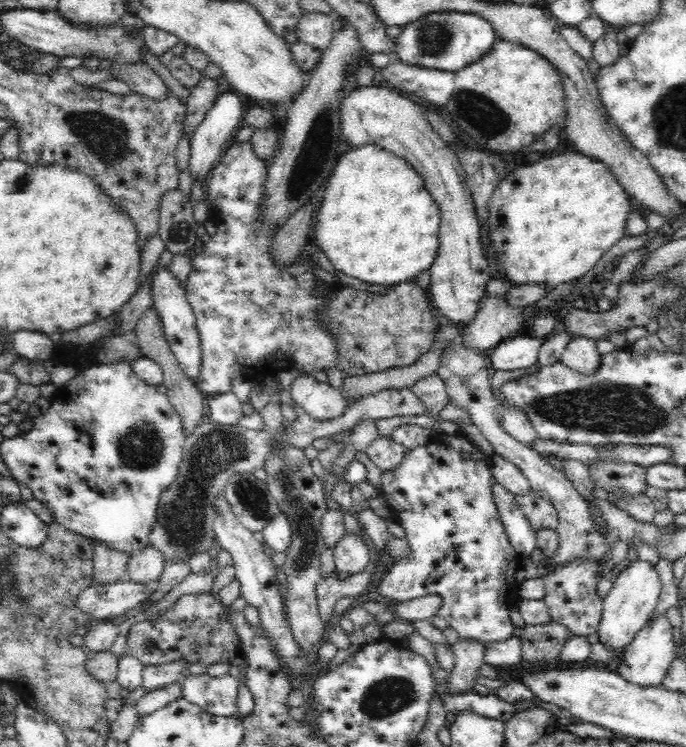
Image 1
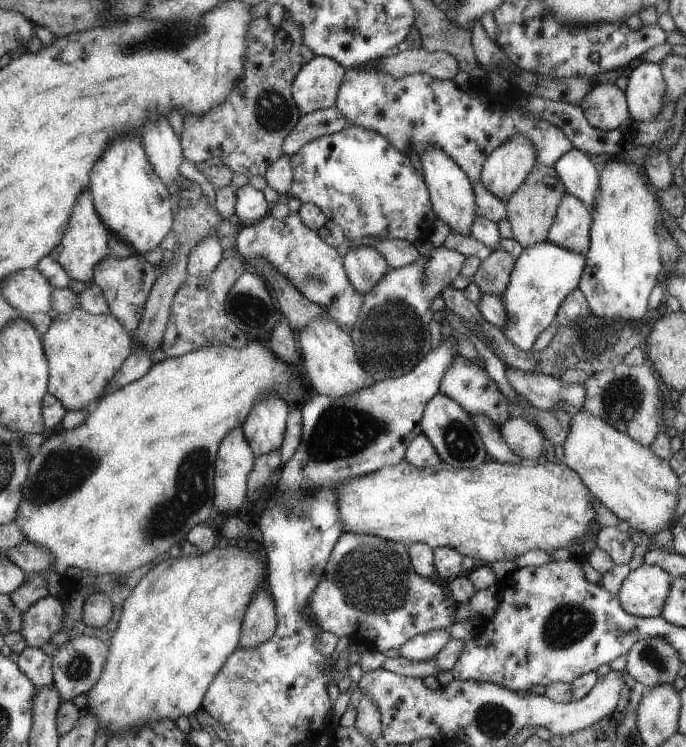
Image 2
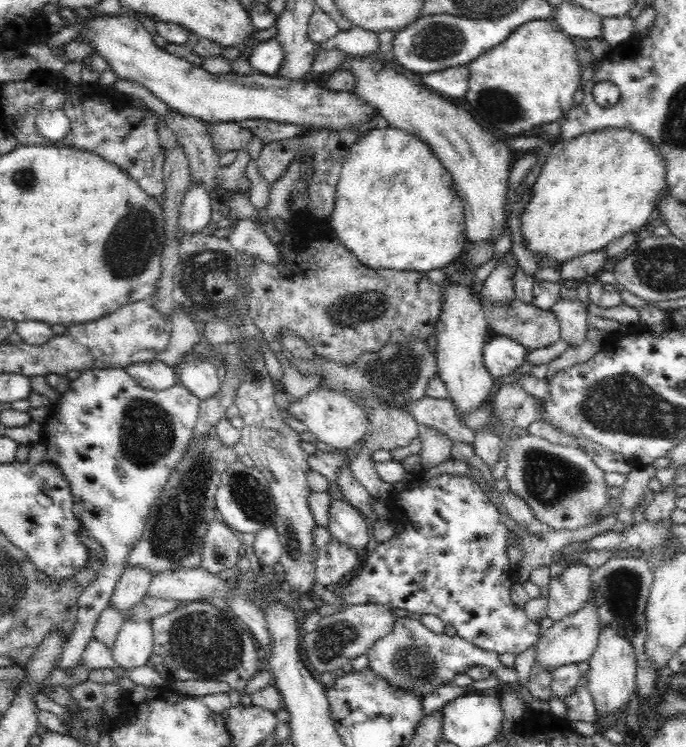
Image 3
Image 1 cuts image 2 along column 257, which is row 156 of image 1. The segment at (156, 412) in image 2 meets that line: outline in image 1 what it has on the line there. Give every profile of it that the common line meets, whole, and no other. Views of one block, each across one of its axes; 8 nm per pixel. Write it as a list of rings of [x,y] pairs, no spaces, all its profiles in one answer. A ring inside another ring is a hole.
[[[374,144],[355,147],[340,157],[319,198],[312,235],[337,272],[392,287],[430,268],[437,255],[440,208],[404,157]]]

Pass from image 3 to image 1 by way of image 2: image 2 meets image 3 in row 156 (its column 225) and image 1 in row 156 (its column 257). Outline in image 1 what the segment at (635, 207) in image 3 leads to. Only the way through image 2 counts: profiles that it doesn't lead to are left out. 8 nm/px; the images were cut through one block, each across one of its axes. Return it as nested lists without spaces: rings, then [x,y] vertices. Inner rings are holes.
[[[566,152],[542,158],[508,173],[494,186],[487,204],[485,232],[489,245],[483,255],[495,256],[494,278],[504,279],[512,287],[524,284],[545,284],[556,288],[584,276],[612,245],[624,237],[632,200],[606,164],[582,153]]]

